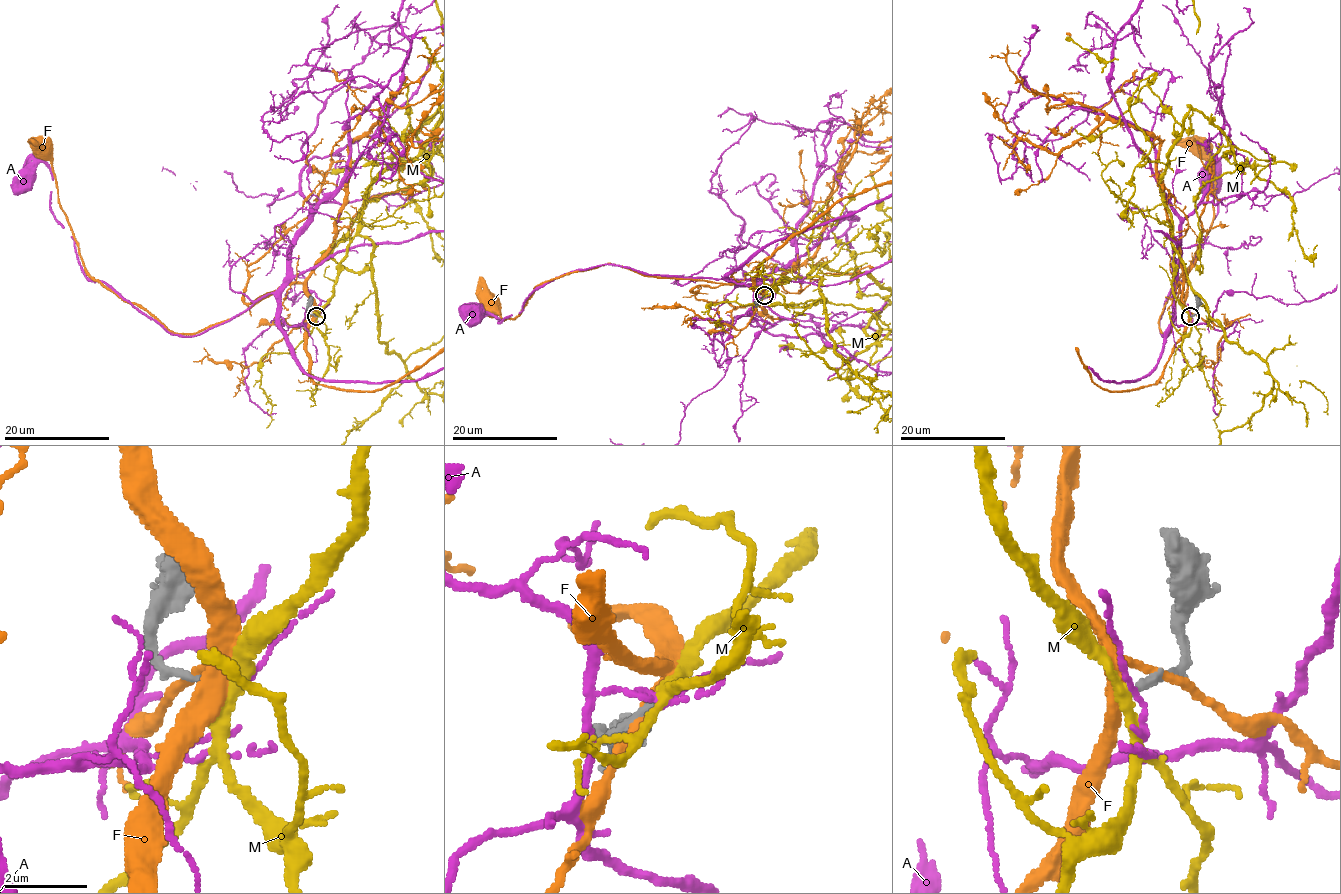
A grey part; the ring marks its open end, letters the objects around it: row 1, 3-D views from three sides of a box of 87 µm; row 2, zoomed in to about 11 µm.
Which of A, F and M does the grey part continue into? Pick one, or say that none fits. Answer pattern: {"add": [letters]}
{"add": ["M"]}

